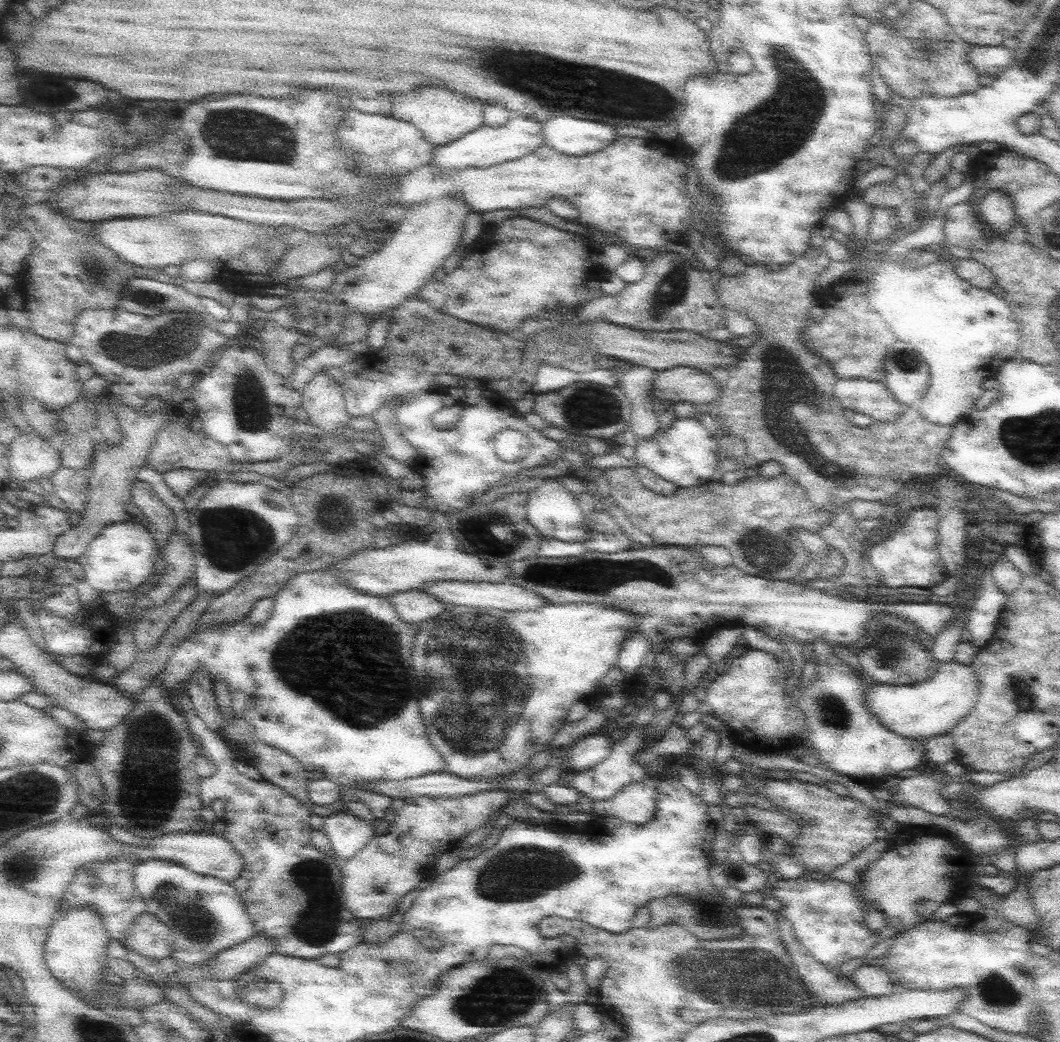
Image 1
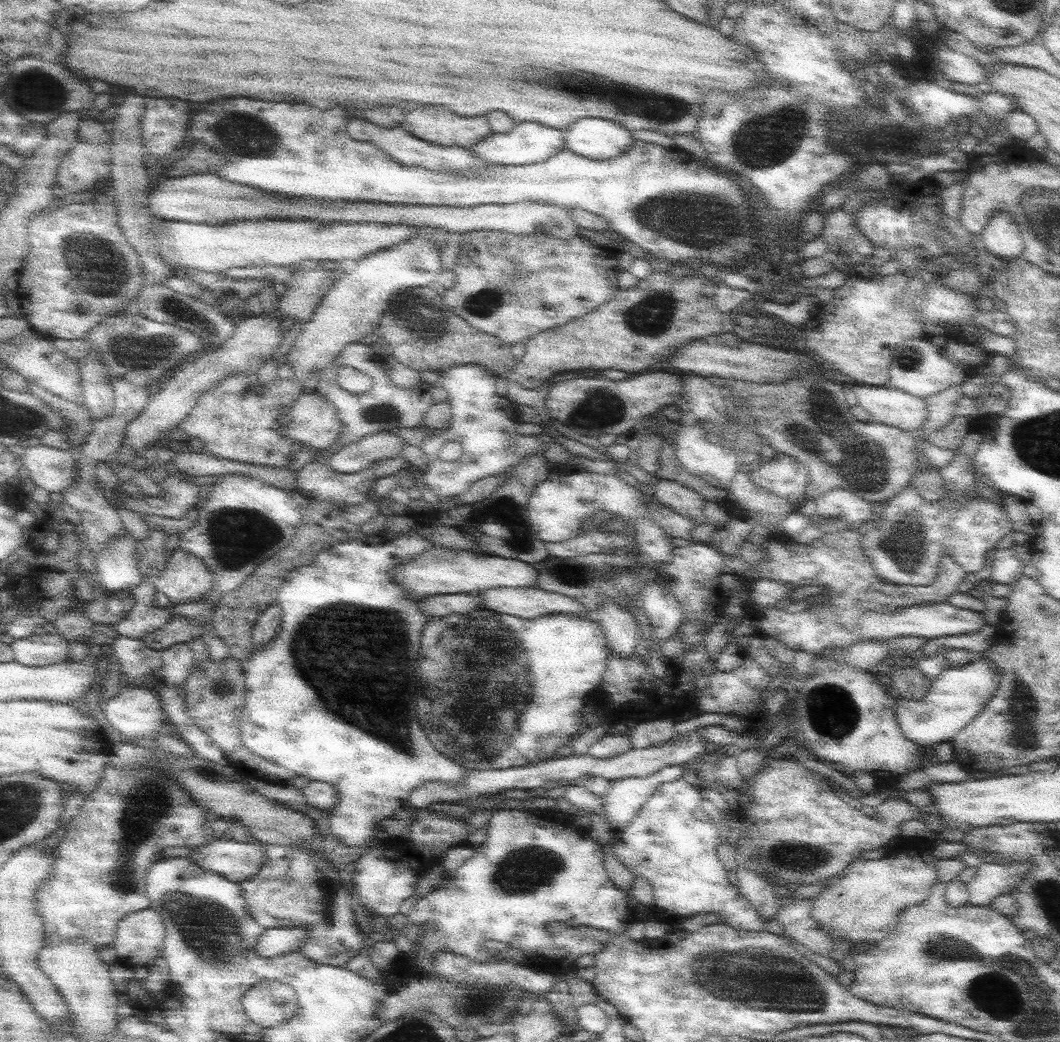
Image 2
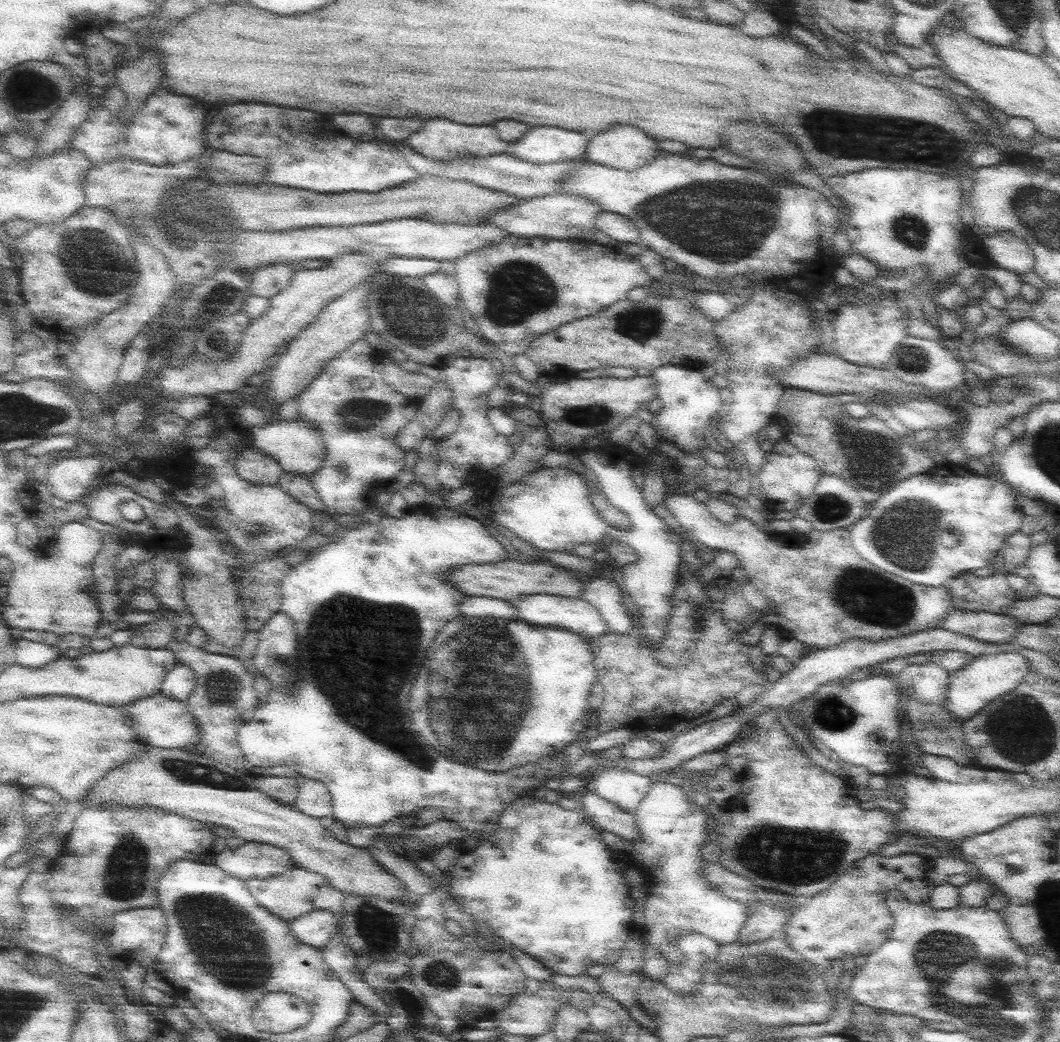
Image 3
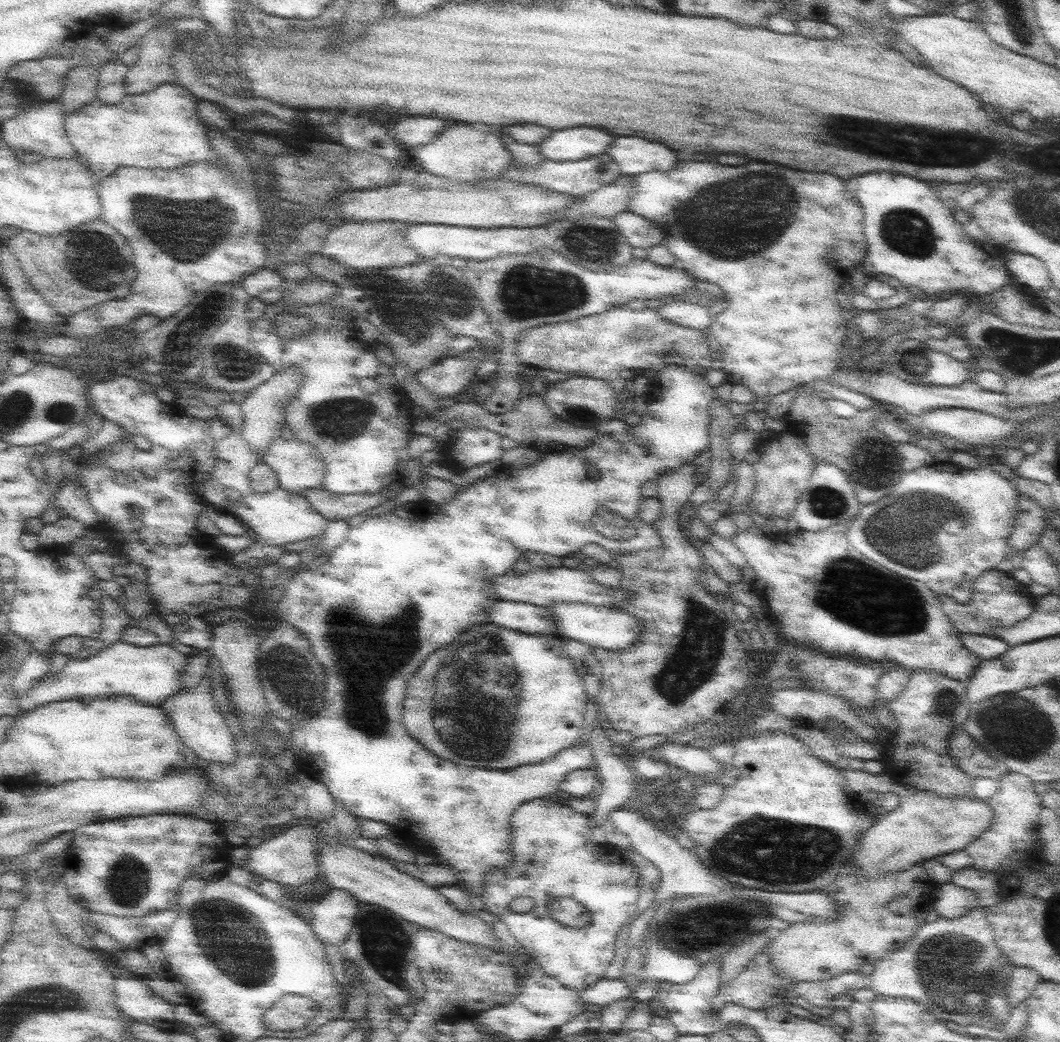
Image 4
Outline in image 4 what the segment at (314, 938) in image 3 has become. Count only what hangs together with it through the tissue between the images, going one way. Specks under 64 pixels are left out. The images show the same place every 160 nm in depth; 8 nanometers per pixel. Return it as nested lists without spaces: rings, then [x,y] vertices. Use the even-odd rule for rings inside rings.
[[[333,888],[313,908],[310,928],[324,944],[338,948],[344,943],[359,911],[359,898],[347,890]]]

